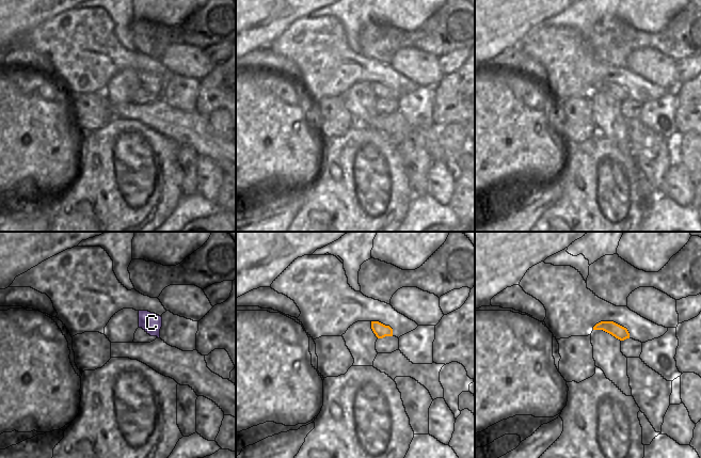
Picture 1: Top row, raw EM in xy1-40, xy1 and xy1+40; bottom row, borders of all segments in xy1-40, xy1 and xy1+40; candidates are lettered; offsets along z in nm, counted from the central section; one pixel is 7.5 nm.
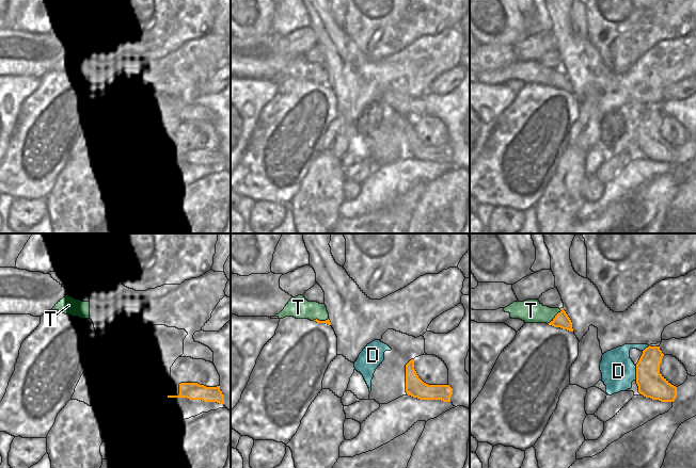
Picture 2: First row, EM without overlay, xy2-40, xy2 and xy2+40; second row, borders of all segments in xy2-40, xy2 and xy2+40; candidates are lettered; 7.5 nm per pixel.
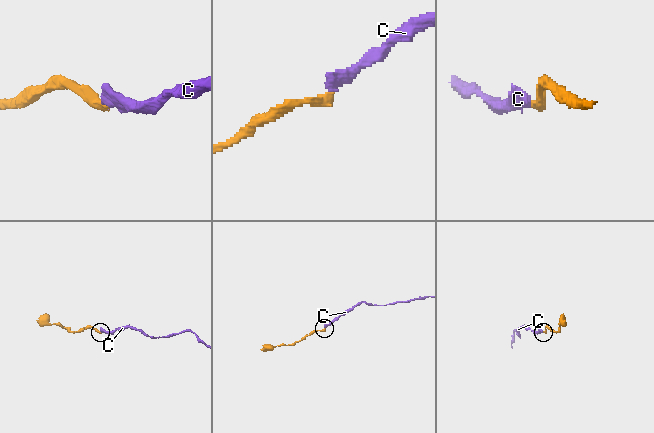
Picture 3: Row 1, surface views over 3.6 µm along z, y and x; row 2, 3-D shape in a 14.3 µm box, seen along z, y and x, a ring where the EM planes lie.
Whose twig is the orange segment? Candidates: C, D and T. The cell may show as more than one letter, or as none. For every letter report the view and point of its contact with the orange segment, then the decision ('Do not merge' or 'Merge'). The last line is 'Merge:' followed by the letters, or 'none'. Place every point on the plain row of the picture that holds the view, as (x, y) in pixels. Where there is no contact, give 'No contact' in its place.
C: No contact. Merge
D: Touches orange at xy2+40 (636, 134). Do not merge
T: Touches orange at xy2+40 (555, 78). Do not merge
Merge: C.

